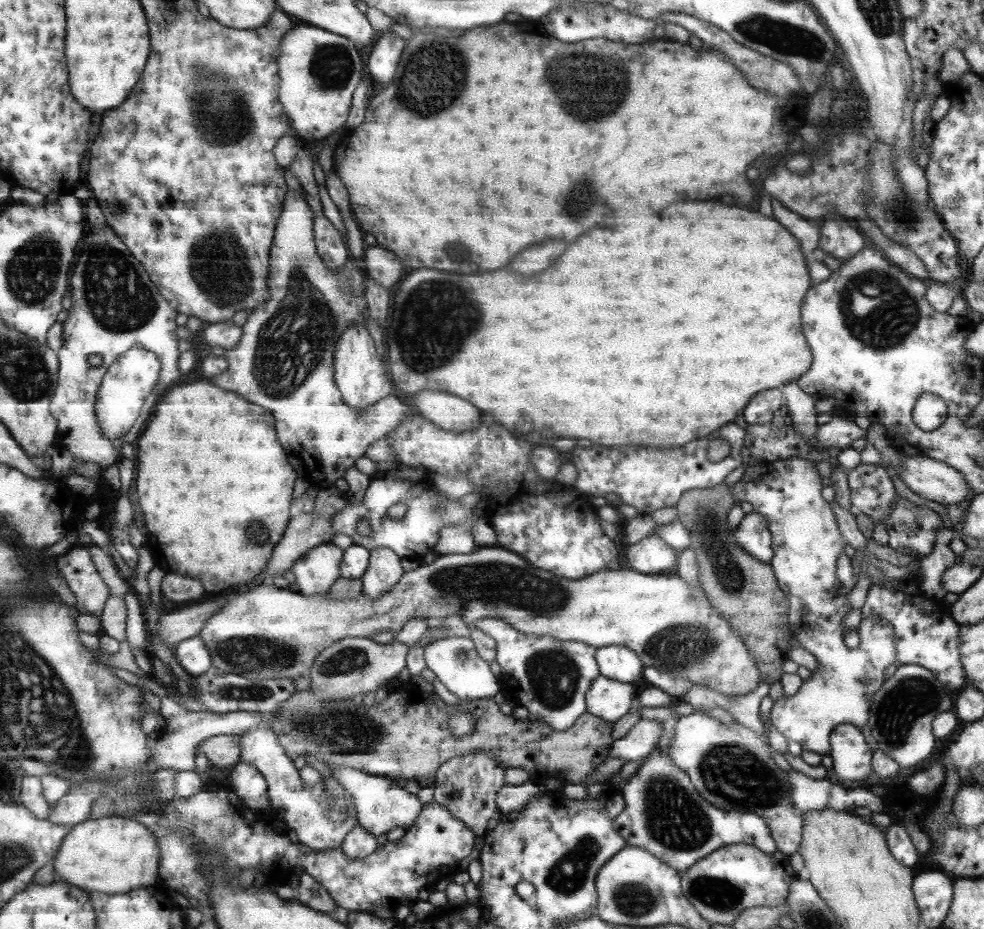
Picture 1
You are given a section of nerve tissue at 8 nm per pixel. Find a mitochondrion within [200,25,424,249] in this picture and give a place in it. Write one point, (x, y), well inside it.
(330, 67)

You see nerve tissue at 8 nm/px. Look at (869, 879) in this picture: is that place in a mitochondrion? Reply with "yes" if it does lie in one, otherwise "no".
no

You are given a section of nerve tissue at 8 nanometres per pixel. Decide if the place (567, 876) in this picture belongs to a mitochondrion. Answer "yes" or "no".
yes

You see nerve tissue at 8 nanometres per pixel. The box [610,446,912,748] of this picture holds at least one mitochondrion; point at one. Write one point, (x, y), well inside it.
(683, 647)

